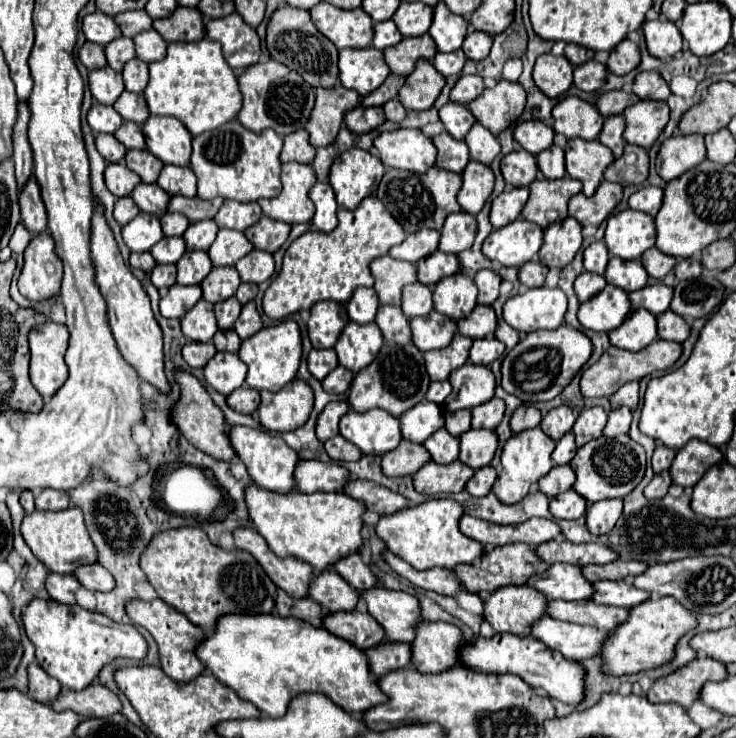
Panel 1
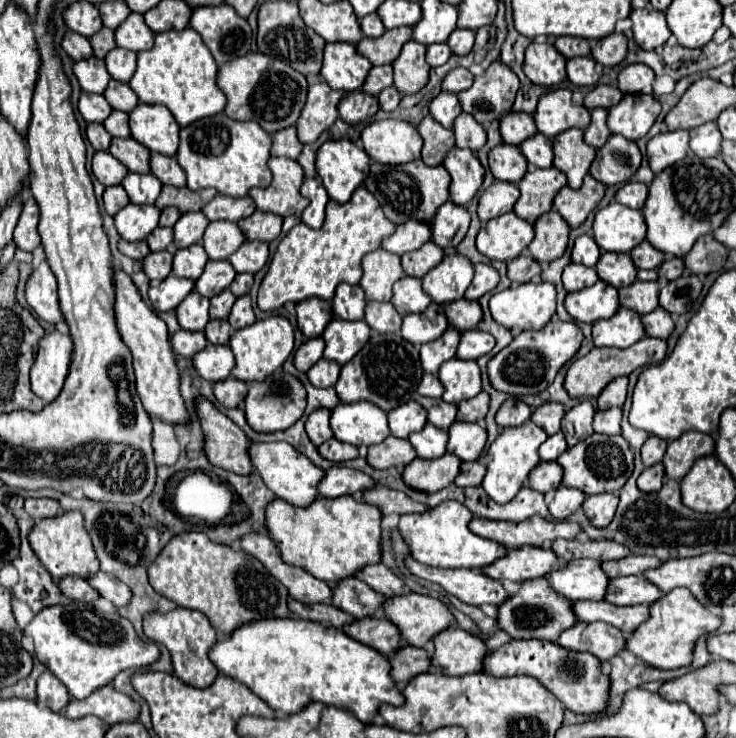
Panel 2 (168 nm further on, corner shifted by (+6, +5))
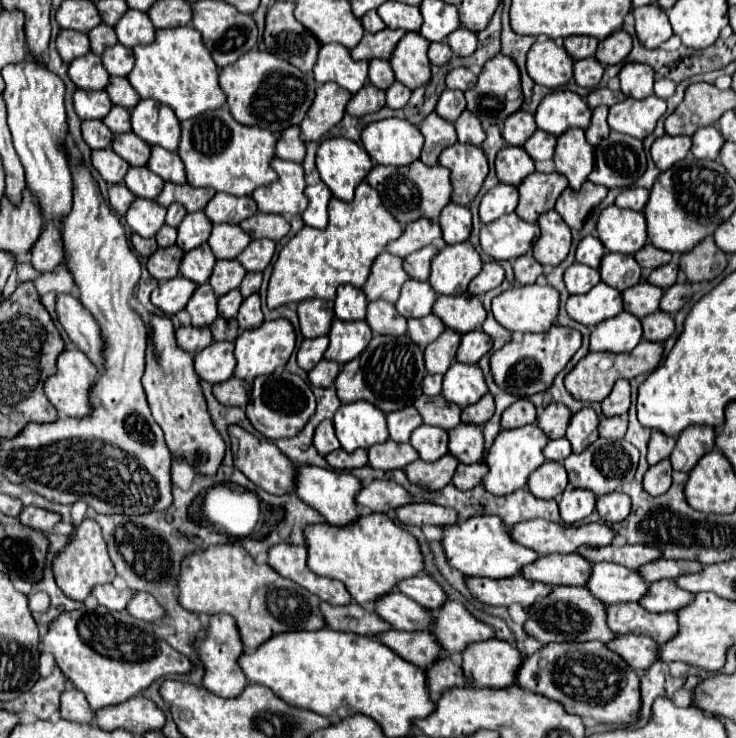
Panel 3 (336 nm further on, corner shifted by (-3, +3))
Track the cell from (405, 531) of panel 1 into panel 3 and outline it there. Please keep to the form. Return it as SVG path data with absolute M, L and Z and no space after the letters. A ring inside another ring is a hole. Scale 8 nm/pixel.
M475 516L451 528L443 528L443 548L449 558L449 564L461 570L467 576L485 576L485 578L511 578L517 576L523 566L539 558L537 552L521 546L509 536L507 526L499 516Z

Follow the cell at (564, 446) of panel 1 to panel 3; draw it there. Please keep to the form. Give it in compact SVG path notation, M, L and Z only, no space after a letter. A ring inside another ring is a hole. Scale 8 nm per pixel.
M557 438L557 440L549 440L547 446L543 448L543 454L547 460L553 462L563 462L569 454L571 454L571 444L567 438Z

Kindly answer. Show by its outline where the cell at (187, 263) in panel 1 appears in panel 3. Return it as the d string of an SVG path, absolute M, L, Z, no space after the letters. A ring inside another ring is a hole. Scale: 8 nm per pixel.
M201 244L199 248L189 250L183 256L179 272L181 272L181 276L189 278L195 284L205 284L213 272L213 266L215 266L215 256L213 256L209 244Z

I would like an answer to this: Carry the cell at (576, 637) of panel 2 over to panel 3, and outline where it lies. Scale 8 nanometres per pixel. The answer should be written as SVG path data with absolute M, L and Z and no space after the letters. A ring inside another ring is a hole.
M621 634L611 644L607 644L613 652L619 652L637 672L651 668L659 660L659 646L649 636Z

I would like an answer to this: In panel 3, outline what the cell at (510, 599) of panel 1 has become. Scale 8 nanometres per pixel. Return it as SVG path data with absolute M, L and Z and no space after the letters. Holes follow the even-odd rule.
M555 586L551 596L533 604L531 620L525 622L525 630L529 636L537 638L543 644L551 642L587 642L587 640L601 640L611 642L615 632L607 626L607 606L595 598L589 588L583 586Z

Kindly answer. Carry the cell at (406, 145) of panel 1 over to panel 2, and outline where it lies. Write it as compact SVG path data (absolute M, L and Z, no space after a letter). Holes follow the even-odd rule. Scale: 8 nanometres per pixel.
M376 120L362 130L366 154L380 164L406 164L420 158L422 138L410 122Z

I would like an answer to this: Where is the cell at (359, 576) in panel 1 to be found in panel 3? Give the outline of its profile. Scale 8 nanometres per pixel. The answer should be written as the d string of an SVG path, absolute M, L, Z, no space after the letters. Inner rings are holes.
M415 576L411 580L403 580L399 590L431 610L439 610L447 600L445 590L429 576Z

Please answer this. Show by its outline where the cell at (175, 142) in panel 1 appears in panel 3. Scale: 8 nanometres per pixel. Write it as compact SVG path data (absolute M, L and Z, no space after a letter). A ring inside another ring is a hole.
M151 98L139 100L131 110L133 132L151 146L175 150L179 146L179 120L171 108Z

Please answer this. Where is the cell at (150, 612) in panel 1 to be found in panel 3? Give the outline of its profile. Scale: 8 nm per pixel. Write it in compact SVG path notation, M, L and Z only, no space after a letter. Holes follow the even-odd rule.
M215 614L209 620L209 636L205 638L205 642L195 644L201 662L205 664L205 678L203 678L203 686L207 690L211 690L213 694L219 694L221 698L237 698L243 688L247 686L247 676L243 674L241 666L239 666L239 656L243 654L243 642L237 630L235 620L231 620L229 614Z

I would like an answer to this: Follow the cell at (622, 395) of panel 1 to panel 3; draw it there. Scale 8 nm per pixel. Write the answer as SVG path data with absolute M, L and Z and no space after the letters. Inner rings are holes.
M617 380L611 394L601 402L603 416L625 416L631 404L631 386L627 380Z

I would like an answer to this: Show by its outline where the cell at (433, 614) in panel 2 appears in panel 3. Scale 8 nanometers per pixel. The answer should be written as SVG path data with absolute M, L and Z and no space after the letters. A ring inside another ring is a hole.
M447 600L439 612L435 612L435 636L447 654L463 652L473 642L495 638L495 630L477 620L461 602Z

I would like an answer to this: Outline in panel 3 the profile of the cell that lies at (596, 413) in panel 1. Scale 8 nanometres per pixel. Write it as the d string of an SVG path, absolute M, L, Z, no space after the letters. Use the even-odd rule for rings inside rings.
M583 408L571 416L571 424L567 428L567 440L571 442L575 454L583 452L587 446L595 442L595 438L599 438L597 424L599 418L593 408Z

